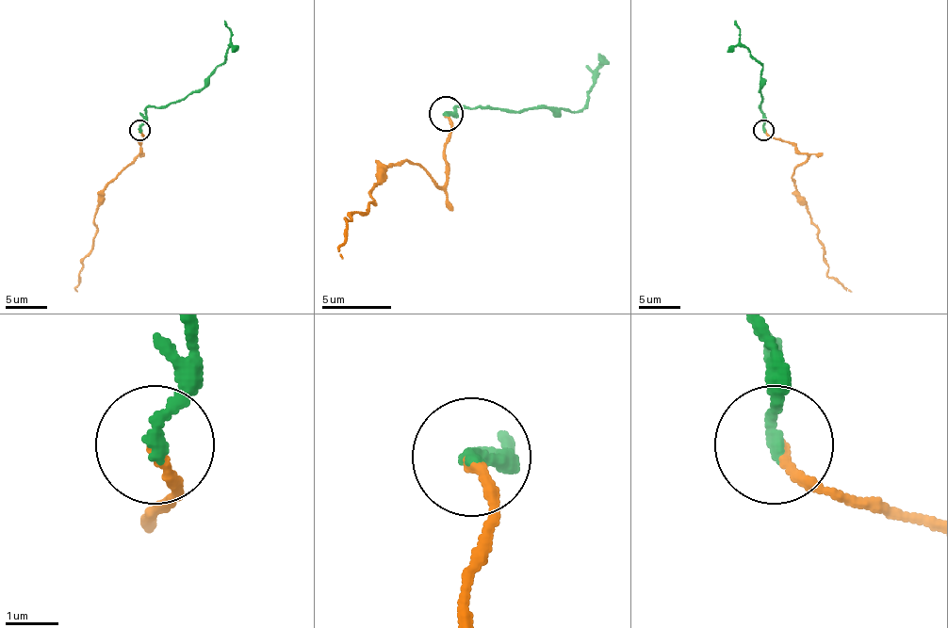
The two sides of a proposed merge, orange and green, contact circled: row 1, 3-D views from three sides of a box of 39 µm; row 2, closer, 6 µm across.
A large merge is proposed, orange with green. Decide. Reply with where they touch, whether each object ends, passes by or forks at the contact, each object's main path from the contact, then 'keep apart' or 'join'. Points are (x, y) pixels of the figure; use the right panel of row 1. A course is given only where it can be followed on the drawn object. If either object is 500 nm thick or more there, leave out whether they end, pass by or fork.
place (763, 130); orange ends; green ends; course orange (764, 129), (808, 156), (793, 171), (792, 179), (810, 221), (819, 230), (826, 273), (852, 292); course green (764, 129), (764, 113), (760, 106), (762, 65), (739, 41), (739, 29), (735, 21); join

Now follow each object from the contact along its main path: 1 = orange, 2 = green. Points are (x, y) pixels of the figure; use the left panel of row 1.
1: (140, 129), (140, 152), (113, 179), (96, 206), (92, 250), (82, 261), (77, 292)
2: (140, 129), (142, 113), (149, 106), (168, 106), (199, 91), (220, 65), (230, 41), (230, 29), (224, 21)

